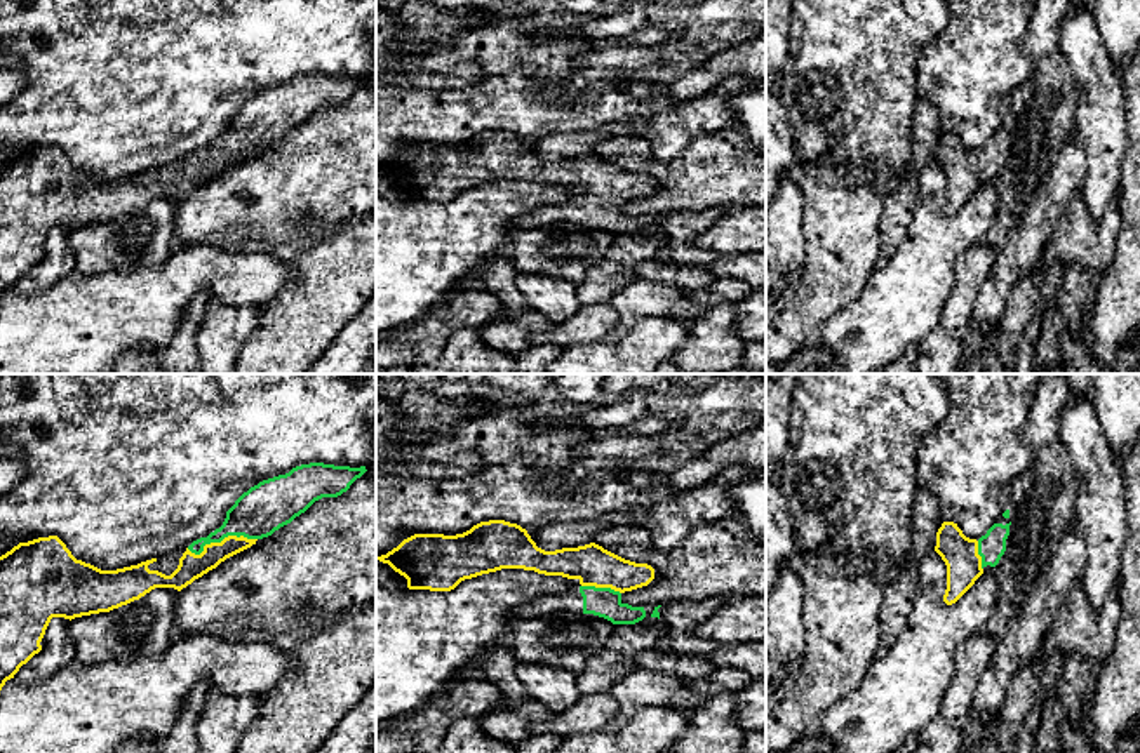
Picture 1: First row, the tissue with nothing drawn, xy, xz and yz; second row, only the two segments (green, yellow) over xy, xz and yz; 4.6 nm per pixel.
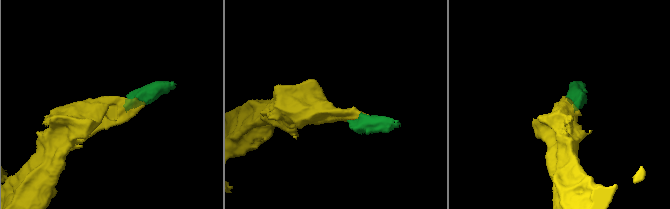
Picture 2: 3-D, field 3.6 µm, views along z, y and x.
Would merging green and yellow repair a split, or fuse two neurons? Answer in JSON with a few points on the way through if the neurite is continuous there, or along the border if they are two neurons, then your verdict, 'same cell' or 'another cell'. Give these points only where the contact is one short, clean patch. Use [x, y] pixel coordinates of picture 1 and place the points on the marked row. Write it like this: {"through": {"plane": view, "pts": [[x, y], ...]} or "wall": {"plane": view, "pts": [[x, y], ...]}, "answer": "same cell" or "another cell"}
{"through": {"plane": "xy", "pts": [[261, 510], [234, 536], [220, 541], [192, 566]]}, "answer": "same cell"}

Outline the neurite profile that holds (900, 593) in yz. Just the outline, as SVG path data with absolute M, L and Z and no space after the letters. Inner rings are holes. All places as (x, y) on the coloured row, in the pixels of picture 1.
M903 570L895 581L884 584L884 591L886 598L879 614L881 640L875 659L888 652L909 621L917 593L917 572Z

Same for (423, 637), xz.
M524 569L465 579L451 591L376 586L376 723L425 706L447 678L508 631L515 607L580 586L580 579Z

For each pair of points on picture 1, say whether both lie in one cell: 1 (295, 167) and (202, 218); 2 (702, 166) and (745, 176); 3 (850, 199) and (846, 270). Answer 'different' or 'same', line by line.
1: same
2: same
3: same

